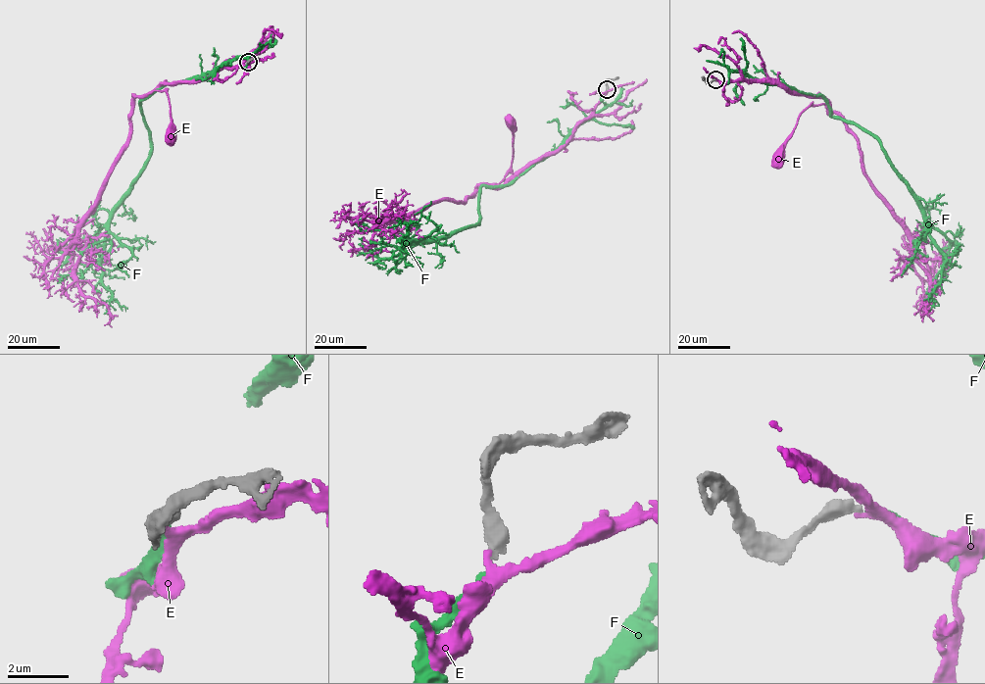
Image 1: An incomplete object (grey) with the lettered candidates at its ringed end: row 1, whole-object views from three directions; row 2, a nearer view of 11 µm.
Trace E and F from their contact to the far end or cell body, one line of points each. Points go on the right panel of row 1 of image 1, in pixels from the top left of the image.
E: (715, 80), (763, 80), (827, 102), (802, 112), (783, 145), (783, 156), (778, 158)
F: (716, 79), (726, 83), (736, 71), (821, 96), (832, 117), (878, 140), (944, 257), (940, 283), (923, 300)

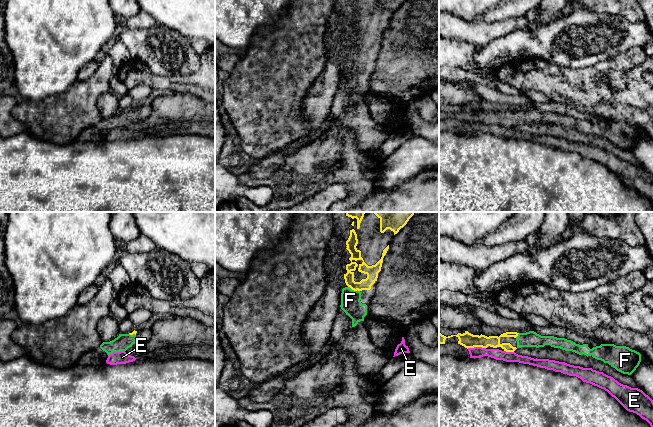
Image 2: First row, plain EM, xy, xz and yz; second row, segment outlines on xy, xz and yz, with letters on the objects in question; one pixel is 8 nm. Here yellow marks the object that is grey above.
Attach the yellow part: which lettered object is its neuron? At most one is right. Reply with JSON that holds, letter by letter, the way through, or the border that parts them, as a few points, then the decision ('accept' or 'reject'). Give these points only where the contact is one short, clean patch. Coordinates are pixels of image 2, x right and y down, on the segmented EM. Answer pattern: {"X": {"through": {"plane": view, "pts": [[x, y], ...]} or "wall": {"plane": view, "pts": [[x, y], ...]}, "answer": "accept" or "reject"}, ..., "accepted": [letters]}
{"E": {"wall": {"plane": "yz", "pts": [[485, 347], [467, 348]]}, "answer": "reject"}, "F": {"through": {"plane": "xz", "pts": [[372, 271], [372, 276], [354, 290], [350, 300]]}, "answer": "accept"}, "accepted": ["F"]}

